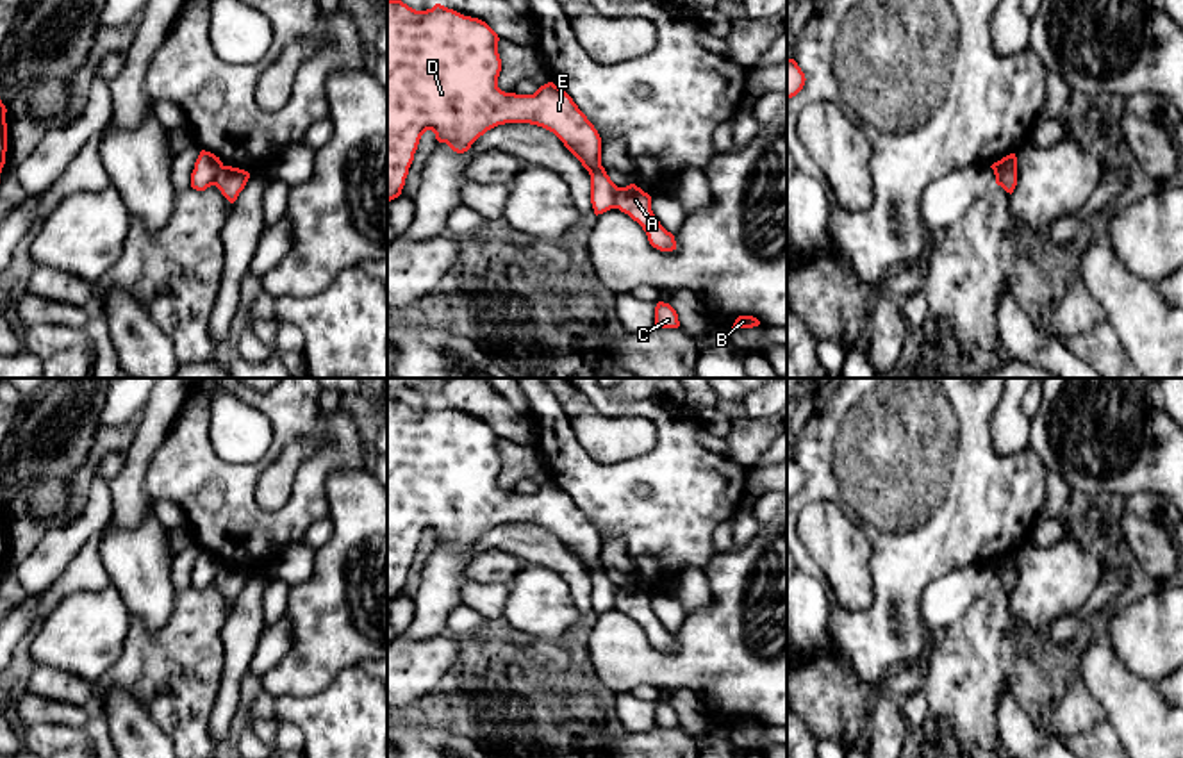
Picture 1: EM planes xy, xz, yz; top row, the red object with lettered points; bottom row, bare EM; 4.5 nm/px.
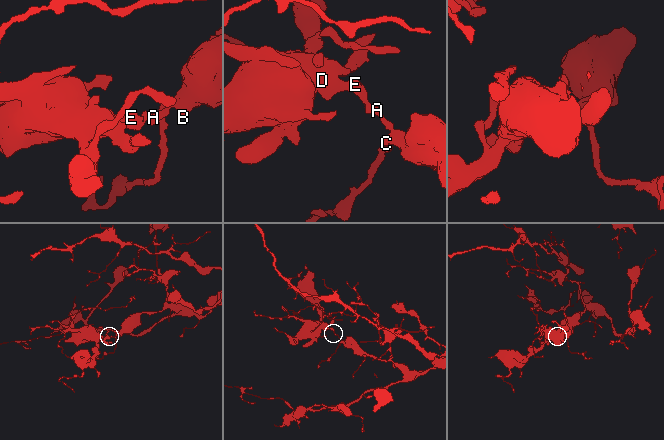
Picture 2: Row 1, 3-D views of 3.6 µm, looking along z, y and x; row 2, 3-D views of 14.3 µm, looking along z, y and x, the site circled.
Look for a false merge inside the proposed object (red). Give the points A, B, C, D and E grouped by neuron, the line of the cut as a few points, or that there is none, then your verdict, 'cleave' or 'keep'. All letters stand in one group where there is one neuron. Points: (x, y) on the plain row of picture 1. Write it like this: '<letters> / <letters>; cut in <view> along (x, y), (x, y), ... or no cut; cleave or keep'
A B C / D E; cut in xz along (620, 587), (614, 607); cleave

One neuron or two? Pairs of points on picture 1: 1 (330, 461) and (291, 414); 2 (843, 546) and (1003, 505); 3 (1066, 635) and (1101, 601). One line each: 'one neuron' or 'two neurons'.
1: one neuron
2: two neurons
3: one neuron

